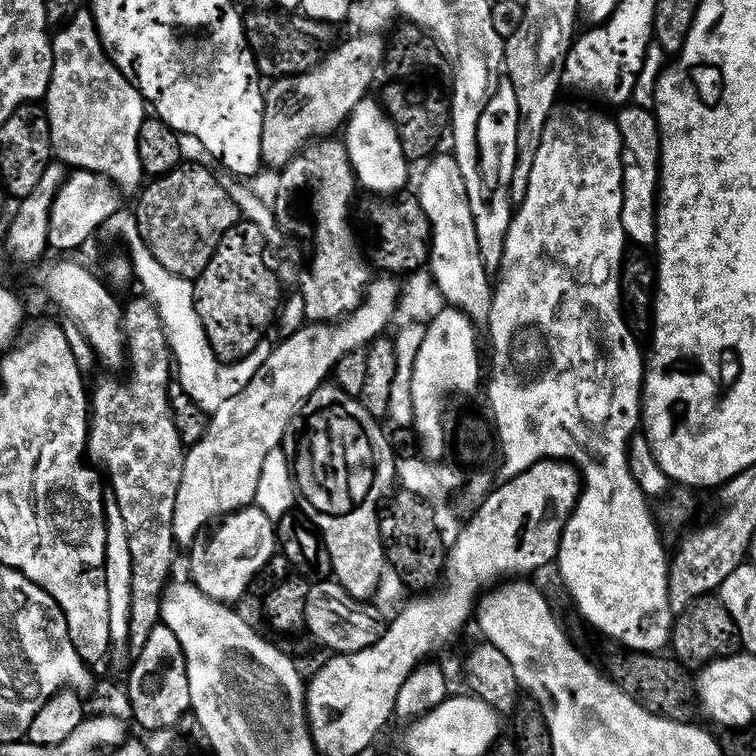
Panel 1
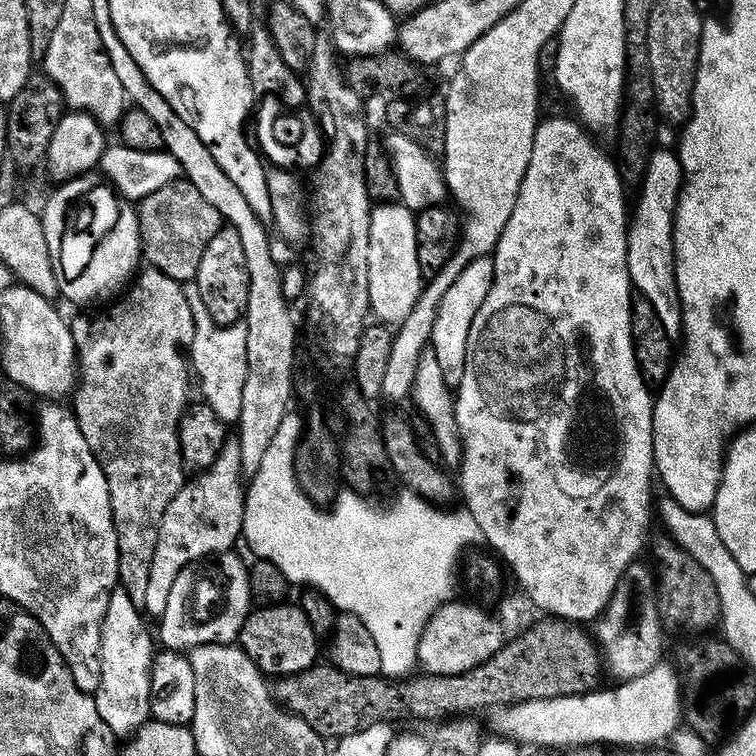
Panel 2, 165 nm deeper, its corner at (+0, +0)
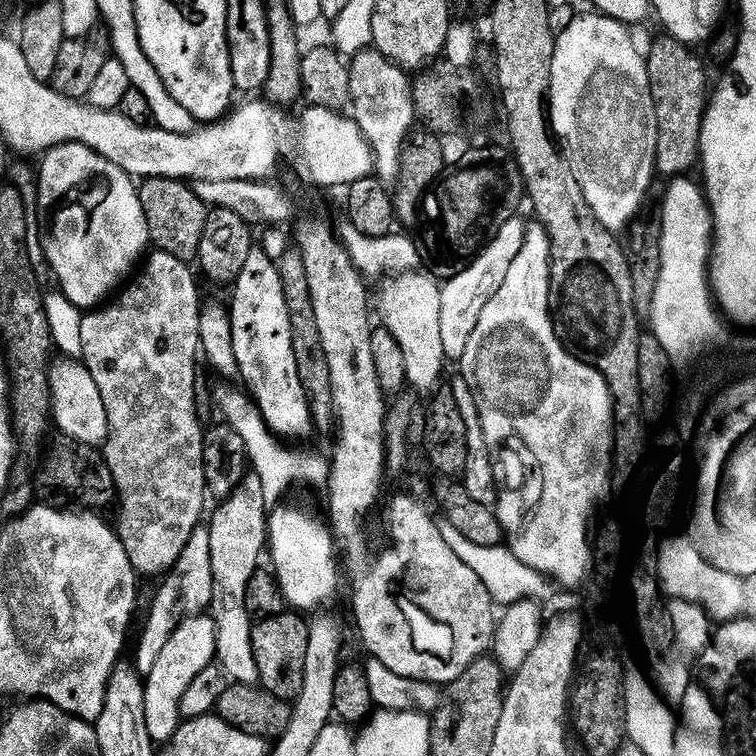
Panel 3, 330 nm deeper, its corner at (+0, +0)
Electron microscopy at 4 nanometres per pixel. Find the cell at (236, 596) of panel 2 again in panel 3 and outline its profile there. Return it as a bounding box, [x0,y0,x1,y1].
[144,632,216,744]

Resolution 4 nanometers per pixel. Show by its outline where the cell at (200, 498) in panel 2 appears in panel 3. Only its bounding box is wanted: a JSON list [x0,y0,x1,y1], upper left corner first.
[134,526,212,674]

